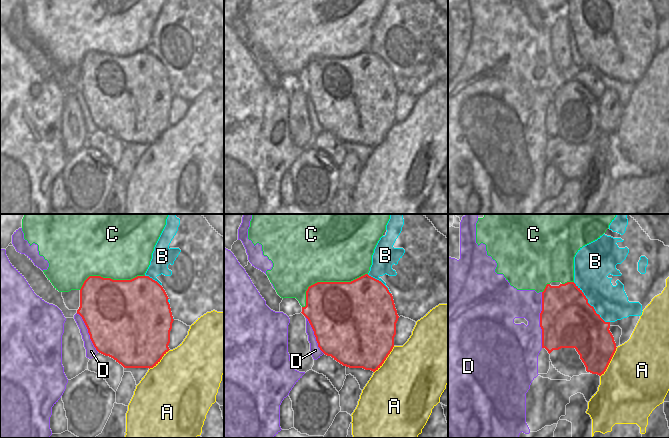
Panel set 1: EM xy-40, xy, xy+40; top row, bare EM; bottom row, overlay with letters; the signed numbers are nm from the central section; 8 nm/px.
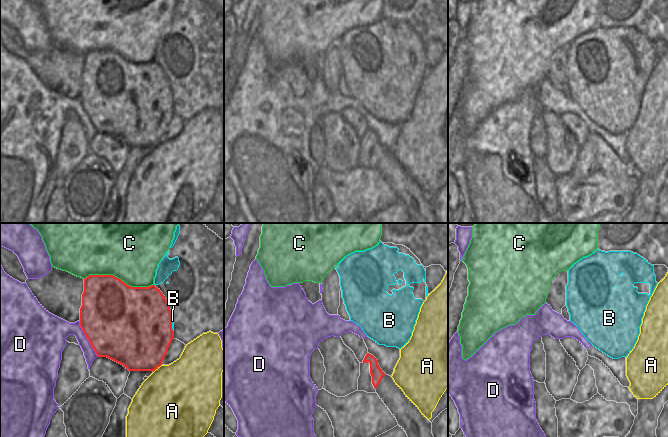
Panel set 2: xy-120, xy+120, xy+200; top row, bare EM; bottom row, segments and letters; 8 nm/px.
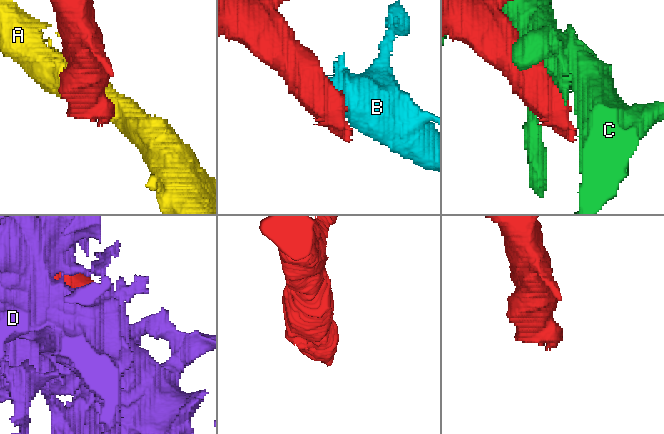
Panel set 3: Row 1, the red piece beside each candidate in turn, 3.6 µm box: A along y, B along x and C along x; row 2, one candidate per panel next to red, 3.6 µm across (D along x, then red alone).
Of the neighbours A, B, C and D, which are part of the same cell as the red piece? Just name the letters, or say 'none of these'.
B

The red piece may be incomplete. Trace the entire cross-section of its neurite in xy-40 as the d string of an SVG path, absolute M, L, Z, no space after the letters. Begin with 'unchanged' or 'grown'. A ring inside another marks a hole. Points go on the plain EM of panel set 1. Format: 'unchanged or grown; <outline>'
grown; M165 1L144 52L137 52L131 56L89 52L80 65L80 83L77 90L82 93L94 123L124 144L153 144L170 126L168 121L174 94L170 76L156 53L161 50L172 51L168 41L174 40L181 26L170 24L169 21L179 1Z

